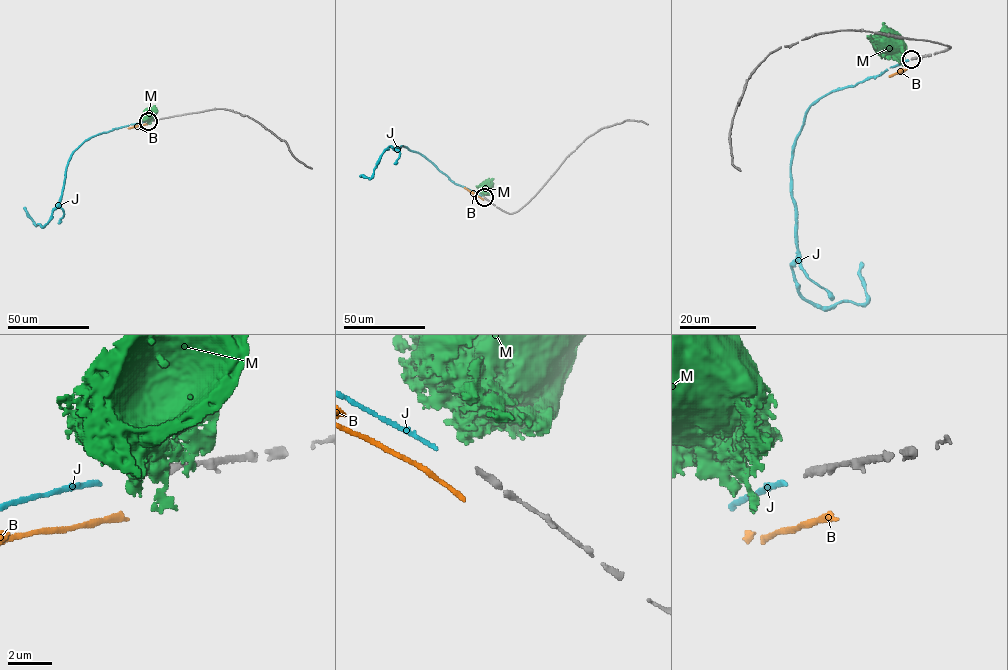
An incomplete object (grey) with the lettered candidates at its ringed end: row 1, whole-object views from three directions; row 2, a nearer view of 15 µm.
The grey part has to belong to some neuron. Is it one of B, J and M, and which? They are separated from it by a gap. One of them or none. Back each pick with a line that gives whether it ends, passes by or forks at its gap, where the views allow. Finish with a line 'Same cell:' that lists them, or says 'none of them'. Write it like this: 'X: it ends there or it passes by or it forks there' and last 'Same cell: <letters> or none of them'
J: it ends there
Same cell: J

